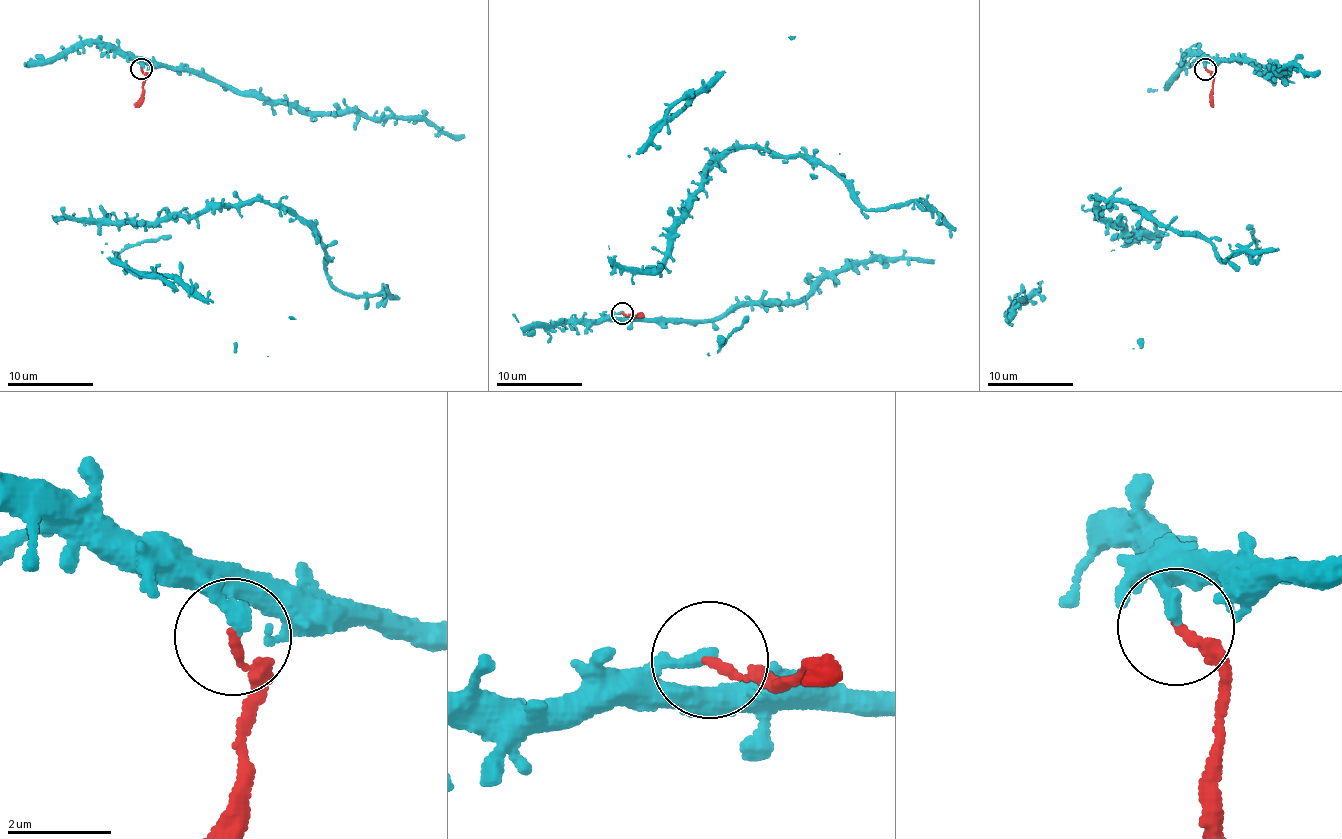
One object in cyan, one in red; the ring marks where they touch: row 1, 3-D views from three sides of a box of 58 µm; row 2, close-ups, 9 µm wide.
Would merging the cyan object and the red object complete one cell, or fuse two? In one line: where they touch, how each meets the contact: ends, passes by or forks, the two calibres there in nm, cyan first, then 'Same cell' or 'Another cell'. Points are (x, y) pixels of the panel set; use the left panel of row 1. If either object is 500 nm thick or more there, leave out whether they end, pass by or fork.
Place: (141, 68). At the ring cyan ends. At the ring red ends. Thickness 280 nm (cyan) against 160 nm. Another cell

